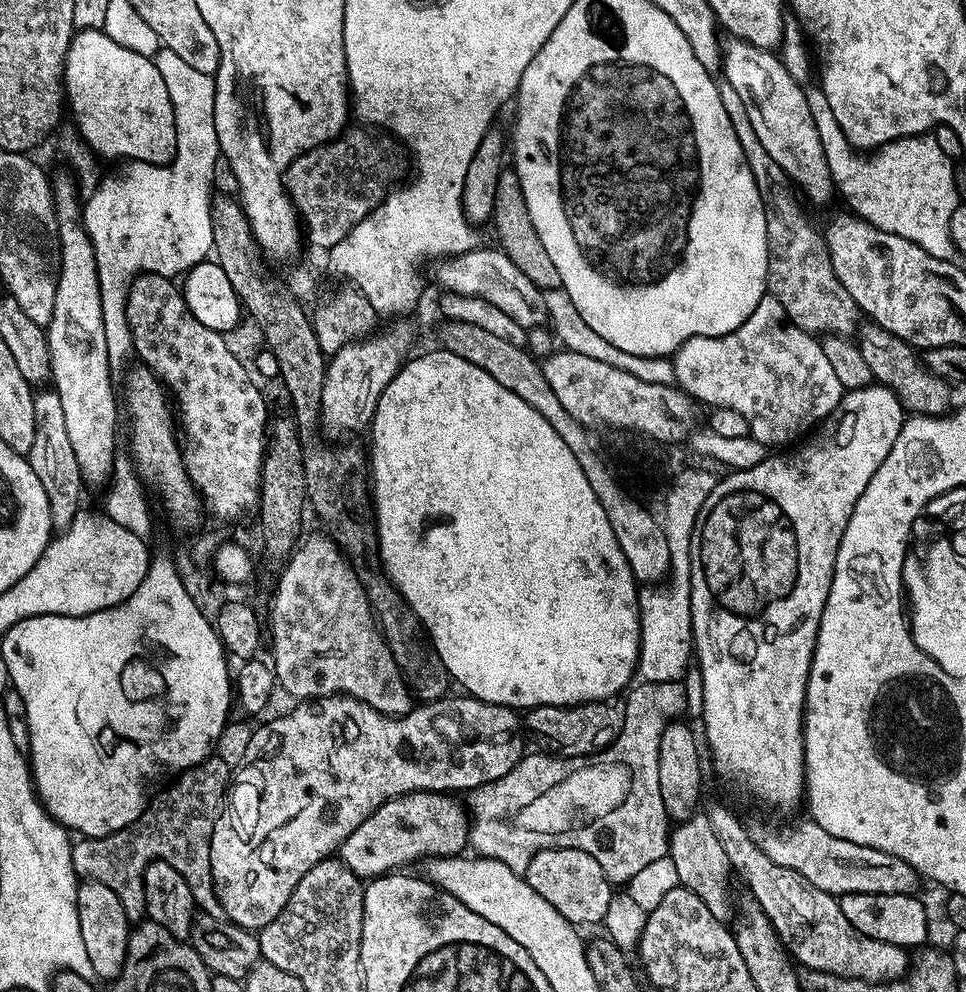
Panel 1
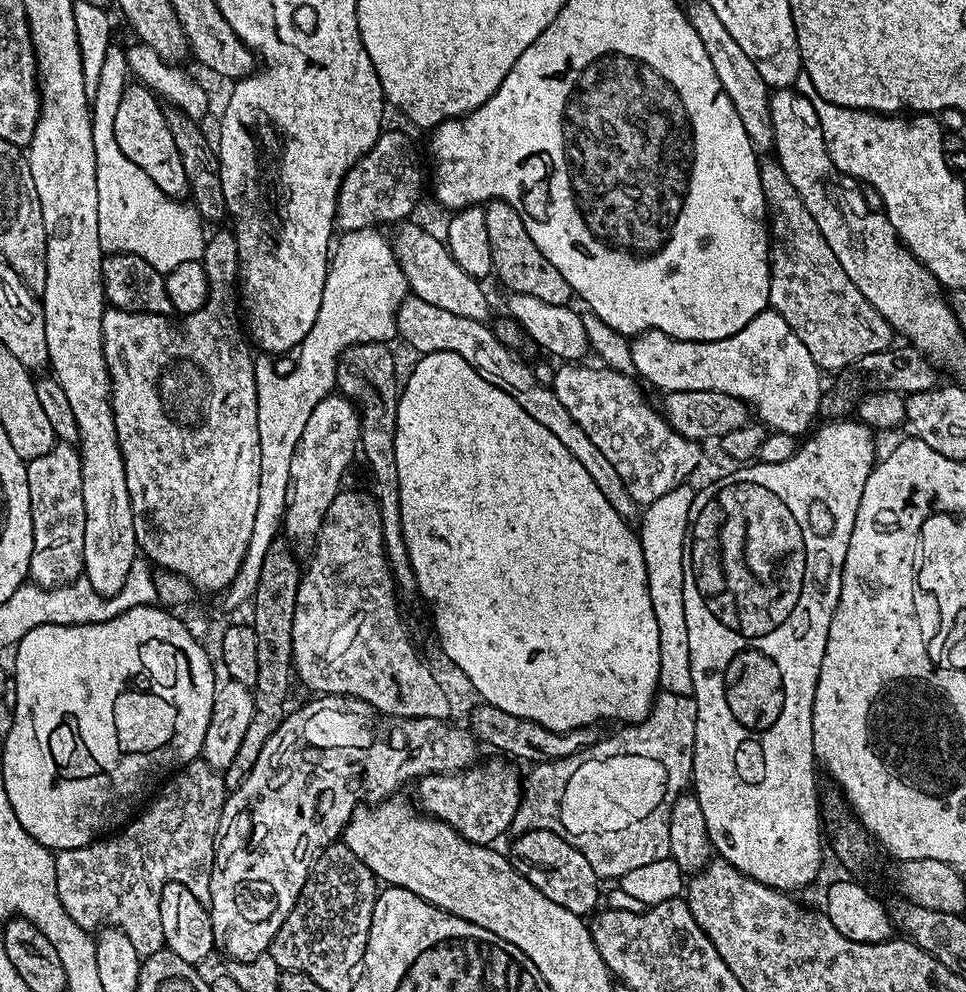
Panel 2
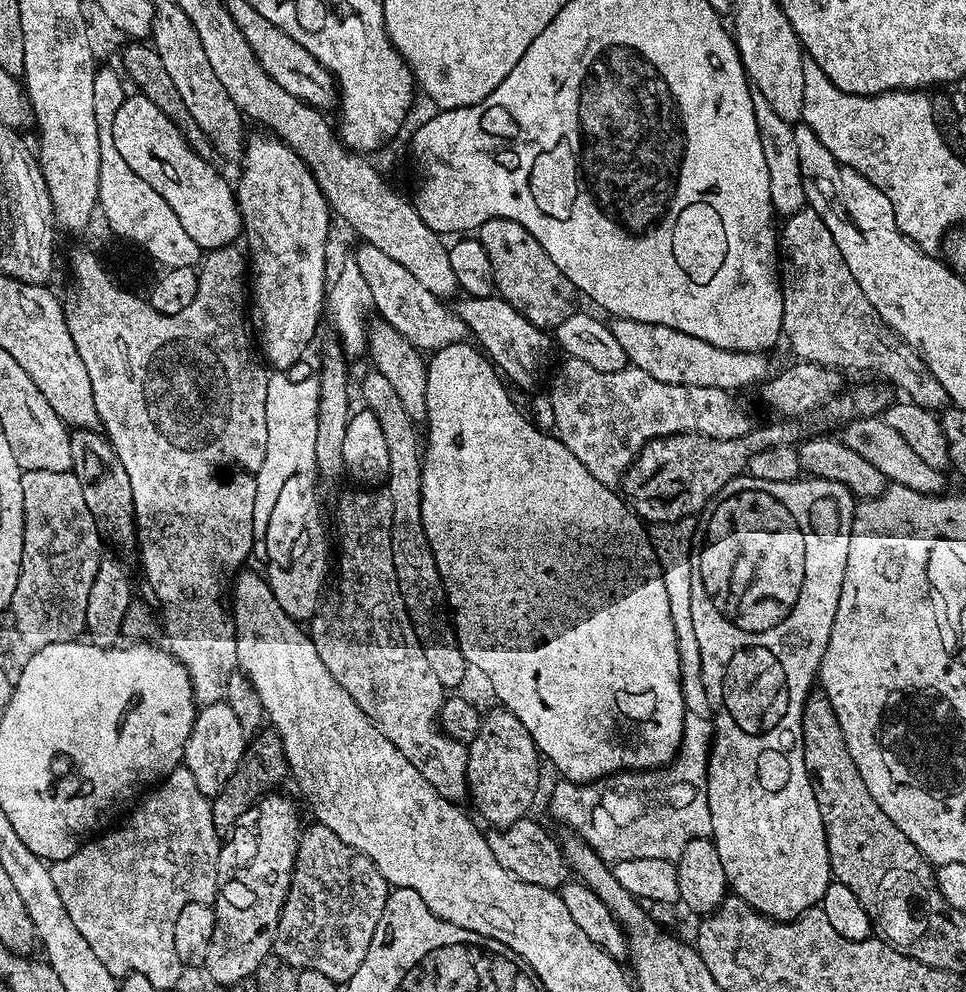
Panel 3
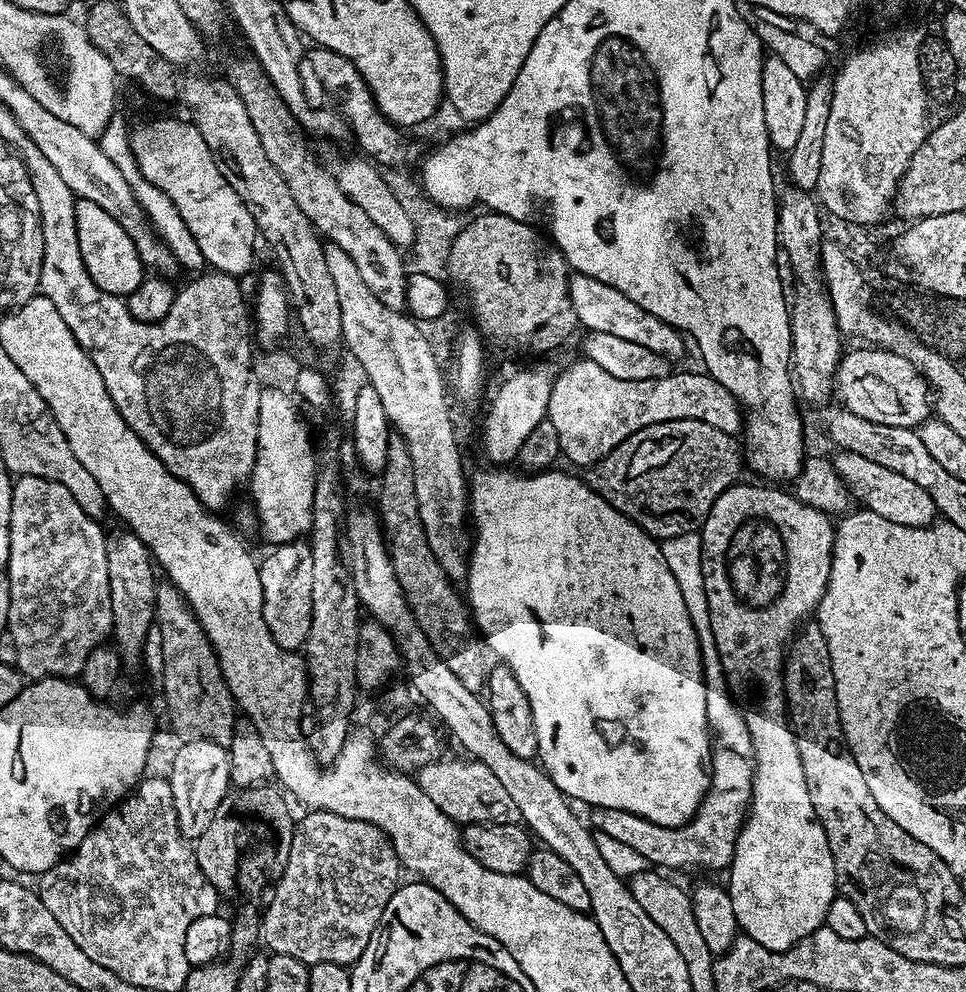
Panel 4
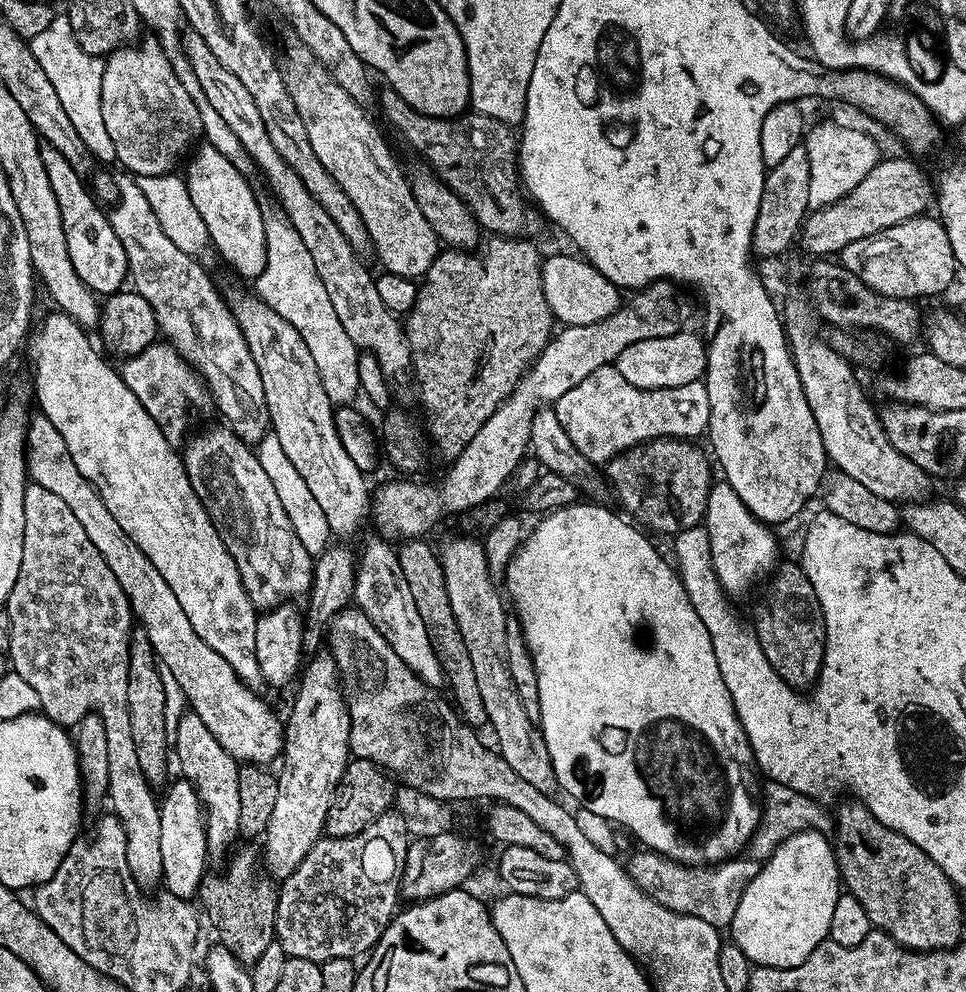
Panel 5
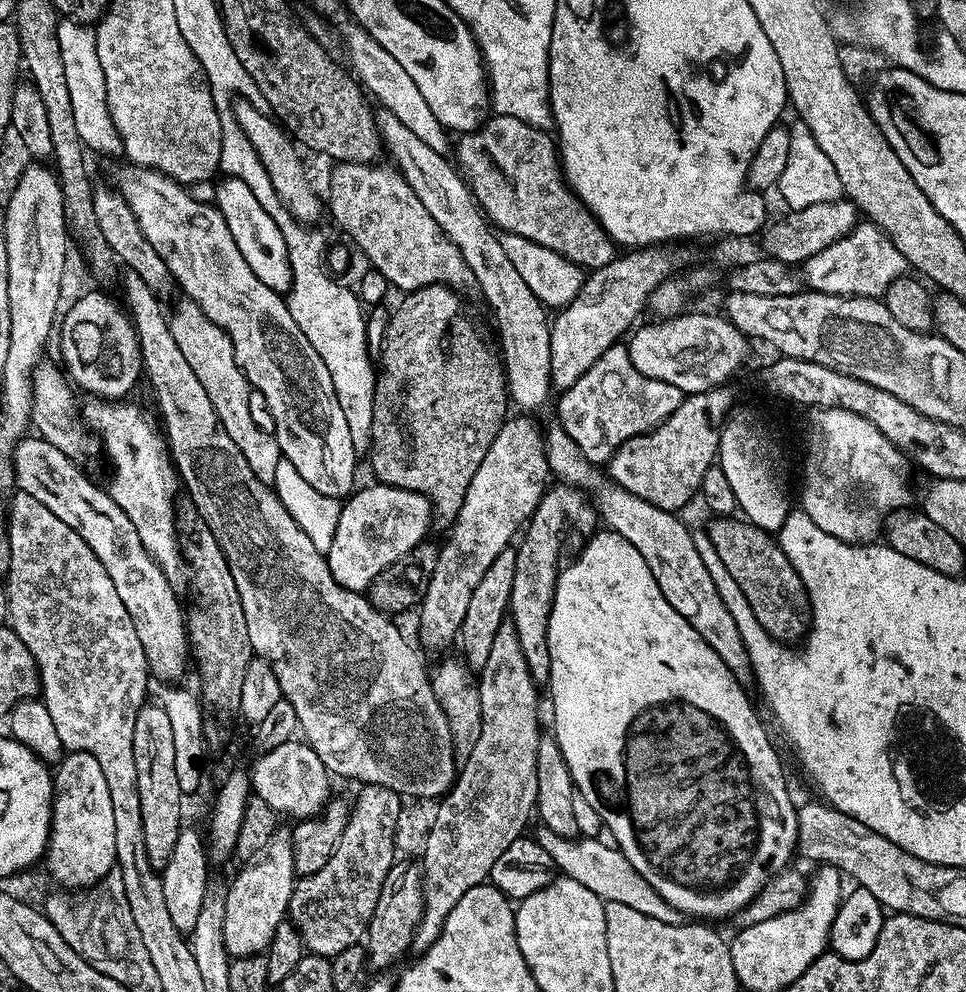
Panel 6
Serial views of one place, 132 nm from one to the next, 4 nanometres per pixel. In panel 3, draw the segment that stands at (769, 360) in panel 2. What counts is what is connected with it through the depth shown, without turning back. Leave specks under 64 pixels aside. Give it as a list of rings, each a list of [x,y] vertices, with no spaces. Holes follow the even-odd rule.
[[[616,318],[611,321],[610,327],[614,338],[618,338],[618,346],[622,346],[627,354],[631,367],[646,370],[646,374],[650,374],[650,378],[658,378],[658,382],[737,390],[747,384],[759,385],[769,375],[764,352],[731,352],[710,346],[710,342],[702,342],[702,338],[682,334],[670,326],[650,322]]]

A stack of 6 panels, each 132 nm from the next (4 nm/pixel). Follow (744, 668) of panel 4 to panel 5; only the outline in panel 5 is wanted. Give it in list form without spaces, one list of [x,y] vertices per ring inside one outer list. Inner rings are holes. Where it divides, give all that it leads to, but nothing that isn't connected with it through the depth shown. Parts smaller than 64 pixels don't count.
[[[727,482],[713,483],[702,524],[709,534],[714,573],[729,597],[740,596],[752,587],[755,589],[761,581],[773,575],[781,559],[776,536],[772,533],[775,531],[756,519],[754,513],[744,505],[742,498],[738,498],[738,494],[734,494]],[[820,830],[793,834],[763,861],[760,872],[742,894],[730,925],[730,940],[753,966],[802,966],[816,947],[829,939],[838,916],[836,903],[842,881],[833,841],[824,835]]]

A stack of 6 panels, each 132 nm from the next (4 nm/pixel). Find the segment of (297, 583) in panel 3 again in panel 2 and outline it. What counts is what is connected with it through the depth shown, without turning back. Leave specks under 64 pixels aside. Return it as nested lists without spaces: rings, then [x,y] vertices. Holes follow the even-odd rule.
[[[333,394],[322,398],[318,406],[314,406],[314,414],[306,421],[306,430],[302,430],[302,438],[294,450],[294,458],[290,458],[290,482],[288,483],[288,502],[282,517],[282,528],[287,539],[293,545],[311,545],[316,538],[316,531],[322,526],[322,518],[326,518],[326,510],[330,502],[342,491],[340,479],[344,471],[352,464],[352,459],[358,456],[360,447],[360,409],[347,396]]]

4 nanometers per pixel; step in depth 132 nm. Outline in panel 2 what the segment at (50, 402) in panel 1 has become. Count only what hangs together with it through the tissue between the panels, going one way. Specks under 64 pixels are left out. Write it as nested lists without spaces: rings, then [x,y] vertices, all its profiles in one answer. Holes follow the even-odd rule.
[[[57,442],[42,458],[27,461],[26,482],[30,486],[30,518],[34,550],[28,574],[39,588],[60,588],[81,579],[86,542],[86,505],[82,503],[82,462],[73,445]]]

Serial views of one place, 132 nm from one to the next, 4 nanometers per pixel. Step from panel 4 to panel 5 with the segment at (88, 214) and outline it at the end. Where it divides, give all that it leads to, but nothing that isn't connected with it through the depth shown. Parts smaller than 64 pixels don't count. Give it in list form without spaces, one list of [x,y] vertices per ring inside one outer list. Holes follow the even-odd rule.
[[[41,143],[42,166],[46,166],[46,178],[50,178],[50,187],[58,201],[58,211],[62,214],[62,230],[66,233],[66,251],[70,253],[70,262],[74,265],[74,274],[82,278],[88,289],[97,297],[107,298],[113,292],[121,291],[129,279],[126,250],[114,234],[114,226],[108,221],[108,212],[100,209],[97,197],[84,182],[85,177],[77,172],[75,166],[66,162],[54,146]]]

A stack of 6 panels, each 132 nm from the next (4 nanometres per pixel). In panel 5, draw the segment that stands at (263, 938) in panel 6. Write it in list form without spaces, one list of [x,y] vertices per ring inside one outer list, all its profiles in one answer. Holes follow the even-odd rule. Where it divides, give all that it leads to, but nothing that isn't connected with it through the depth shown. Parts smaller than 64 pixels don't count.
[[[332,655],[316,656],[309,664],[307,661],[295,688],[296,697],[284,724],[284,765],[276,776],[278,795],[274,797],[274,811],[270,813],[270,822],[262,837],[262,864],[267,875],[276,882],[294,874],[302,858],[306,858],[317,840],[325,835],[335,788],[350,761],[348,739],[352,723],[340,671]]]

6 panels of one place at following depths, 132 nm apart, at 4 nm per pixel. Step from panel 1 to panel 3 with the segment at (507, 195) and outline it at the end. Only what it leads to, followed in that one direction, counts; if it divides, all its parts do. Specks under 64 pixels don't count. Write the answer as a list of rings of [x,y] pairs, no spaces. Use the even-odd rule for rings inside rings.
[[[494,218],[480,225],[478,239],[485,247],[493,264],[493,282],[495,291],[514,306],[514,310],[527,314],[534,326],[545,330],[555,330],[577,311],[578,293],[576,287],[550,262],[550,254],[542,250],[538,238],[513,220]]]

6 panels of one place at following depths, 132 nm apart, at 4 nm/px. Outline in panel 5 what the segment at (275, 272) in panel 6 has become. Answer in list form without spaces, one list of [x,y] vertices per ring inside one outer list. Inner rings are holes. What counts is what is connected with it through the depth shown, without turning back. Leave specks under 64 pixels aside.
[[[201,143],[191,153],[191,158],[188,172],[186,171],[190,202],[194,202],[198,214],[202,214],[202,222],[206,222],[211,247],[214,252],[216,248],[217,254],[238,275],[245,276],[248,282],[253,282],[262,274],[267,264],[265,209],[260,209],[260,204],[248,185],[249,177],[236,169],[234,162],[230,162],[226,154],[218,154],[212,144]]]

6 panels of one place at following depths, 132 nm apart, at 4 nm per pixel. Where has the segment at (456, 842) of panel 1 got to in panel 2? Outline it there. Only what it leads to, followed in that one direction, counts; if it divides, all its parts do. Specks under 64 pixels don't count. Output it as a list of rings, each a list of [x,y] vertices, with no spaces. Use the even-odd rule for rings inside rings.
[[[508,758],[477,762],[463,772],[440,772],[415,781],[419,811],[450,825],[462,838],[475,844],[495,845],[496,839],[511,829],[522,795],[522,772]]]

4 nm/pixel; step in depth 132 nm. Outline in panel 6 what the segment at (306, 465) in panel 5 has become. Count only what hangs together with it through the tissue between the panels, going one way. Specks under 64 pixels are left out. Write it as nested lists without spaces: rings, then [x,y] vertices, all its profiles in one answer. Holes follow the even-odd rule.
[[[129,162],[122,164],[113,174],[111,183],[122,194],[122,198],[126,198],[130,210],[134,210],[134,218],[138,218],[138,226],[142,226],[142,234],[146,234],[146,242],[150,242],[150,246],[158,250],[179,291],[181,288],[184,291],[181,293],[193,300],[206,314],[206,318],[210,318],[210,322],[214,322],[230,338],[238,366],[258,393],[259,399],[260,396],[264,399],[264,404],[272,415],[271,427],[274,429],[281,457],[290,461],[294,470],[298,470],[298,474],[302,474],[302,478],[306,478],[306,482],[310,482],[310,486],[314,486],[318,494],[347,497],[354,488],[352,483],[356,480],[358,459],[354,442],[350,438],[350,426],[338,404],[330,373],[291,317],[287,299],[254,278],[254,270],[246,266],[246,258],[242,258],[238,246],[234,246],[230,226],[226,226],[226,218],[222,218],[215,203],[193,196],[185,185],[153,168]]]

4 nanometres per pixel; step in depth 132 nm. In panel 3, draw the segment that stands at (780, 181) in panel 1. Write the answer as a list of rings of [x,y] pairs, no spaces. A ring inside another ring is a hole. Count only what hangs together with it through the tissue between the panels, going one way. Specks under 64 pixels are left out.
[[[803,207],[789,215],[778,232],[778,275],[780,277],[780,293],[782,294],[782,336],[797,352],[800,360],[809,360],[811,364],[821,364],[827,368],[845,370],[857,368],[860,372],[877,372],[897,393],[905,392],[907,399],[913,404],[943,410],[949,407],[950,401],[946,390],[942,390],[942,382],[934,378],[932,371],[926,366],[924,359],[913,348],[893,332],[889,324],[884,324],[870,306],[870,298],[862,294],[862,286],[850,274],[850,266],[846,266],[838,245],[834,243],[834,234],[826,230],[826,222],[810,207]]]

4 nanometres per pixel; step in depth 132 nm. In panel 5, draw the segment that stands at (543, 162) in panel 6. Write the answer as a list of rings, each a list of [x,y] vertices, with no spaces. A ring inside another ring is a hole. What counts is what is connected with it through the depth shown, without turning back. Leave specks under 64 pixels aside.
[[[384,86],[379,89],[380,108],[384,116],[396,127],[396,132],[417,152],[429,160],[431,171],[439,176],[440,180],[458,198],[464,200],[464,205],[472,211],[472,217],[488,234],[499,236],[515,236],[517,238],[536,238],[540,232],[539,211],[526,199],[526,193],[521,185],[518,175],[518,136],[509,125],[498,122],[498,118],[490,118],[481,112],[465,111],[454,117],[428,116],[424,112],[414,110],[400,97],[393,88]]]

